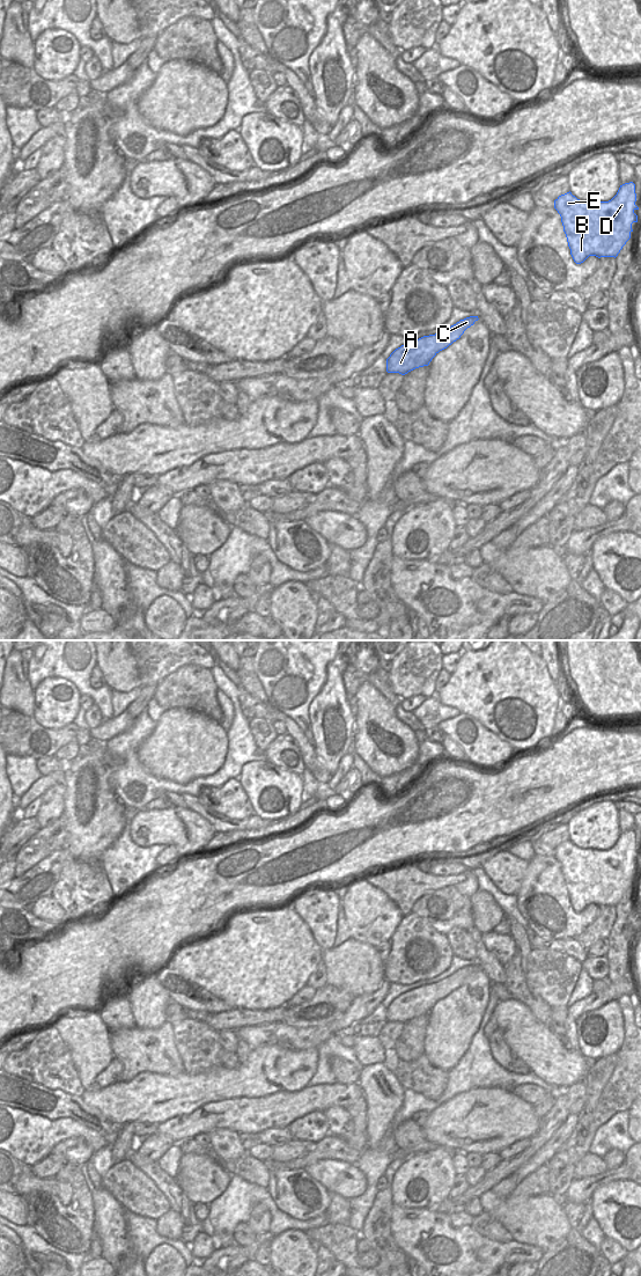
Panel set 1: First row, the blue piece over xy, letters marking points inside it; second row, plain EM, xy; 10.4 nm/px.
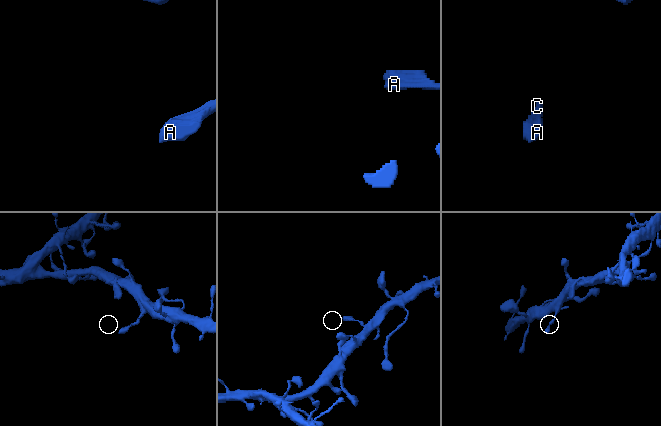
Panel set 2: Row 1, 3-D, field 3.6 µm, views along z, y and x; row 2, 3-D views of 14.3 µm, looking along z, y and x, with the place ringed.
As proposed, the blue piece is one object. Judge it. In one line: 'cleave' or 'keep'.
keep

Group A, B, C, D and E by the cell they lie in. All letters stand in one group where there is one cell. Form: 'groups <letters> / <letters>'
groups A B C D E

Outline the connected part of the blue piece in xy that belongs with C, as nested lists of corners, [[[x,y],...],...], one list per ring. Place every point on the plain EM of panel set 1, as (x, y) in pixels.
[[[470,965],[444,980],[401,993],[386,1007],[386,1020],[405,1024],[415,1017],[428,1014],[440,999],[459,988],[464,980],[478,968],[478,965]]]

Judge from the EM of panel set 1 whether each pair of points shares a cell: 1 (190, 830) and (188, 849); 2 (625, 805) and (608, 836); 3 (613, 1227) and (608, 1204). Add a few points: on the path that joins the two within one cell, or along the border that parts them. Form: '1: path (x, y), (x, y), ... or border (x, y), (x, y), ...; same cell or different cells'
1: path (189, 835), (188, 844); same cell
2: border (617, 801), (616, 807), (618, 809); different cells
3: path (613, 1222), (613, 1210); same cell

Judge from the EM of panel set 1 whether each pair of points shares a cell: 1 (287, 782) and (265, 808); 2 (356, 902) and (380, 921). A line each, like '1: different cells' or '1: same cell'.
1: same cell
2: same cell

